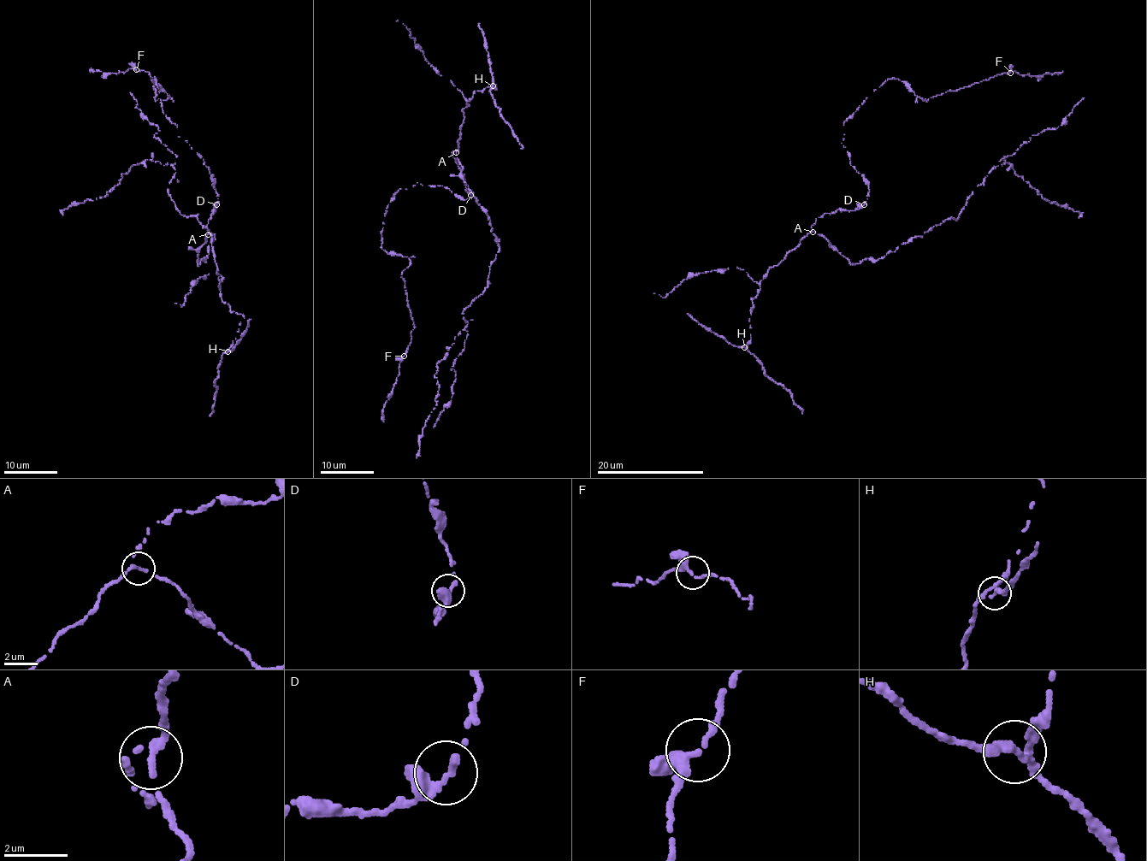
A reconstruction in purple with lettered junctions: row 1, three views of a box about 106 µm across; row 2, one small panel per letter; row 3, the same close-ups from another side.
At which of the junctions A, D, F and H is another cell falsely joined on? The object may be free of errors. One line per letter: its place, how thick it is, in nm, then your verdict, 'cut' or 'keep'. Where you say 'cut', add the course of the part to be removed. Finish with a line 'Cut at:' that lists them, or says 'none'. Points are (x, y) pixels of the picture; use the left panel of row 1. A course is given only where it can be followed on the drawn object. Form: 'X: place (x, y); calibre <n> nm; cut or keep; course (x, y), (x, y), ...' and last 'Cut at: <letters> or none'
A: place (208, 234); calibre 220 nm; keep
D: place (216, 204); calibre 220 nm; keep
F: place (136, 69); calibre 220 nm; keep
H: place (227, 351); calibre 220 nm; keep
Cut at: none

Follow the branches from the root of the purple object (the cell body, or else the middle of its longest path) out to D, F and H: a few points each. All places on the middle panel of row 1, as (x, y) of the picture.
D: (457, 162), (470, 195)
F: (457, 162), (471, 197), (417, 182), (386, 210), (382, 249), (410, 261), (401, 277), (414, 324), (404, 356)
H: (457, 162), (452, 153), (459, 147), (463, 109), (473, 92), (494, 85), (496, 90), (493, 85)

